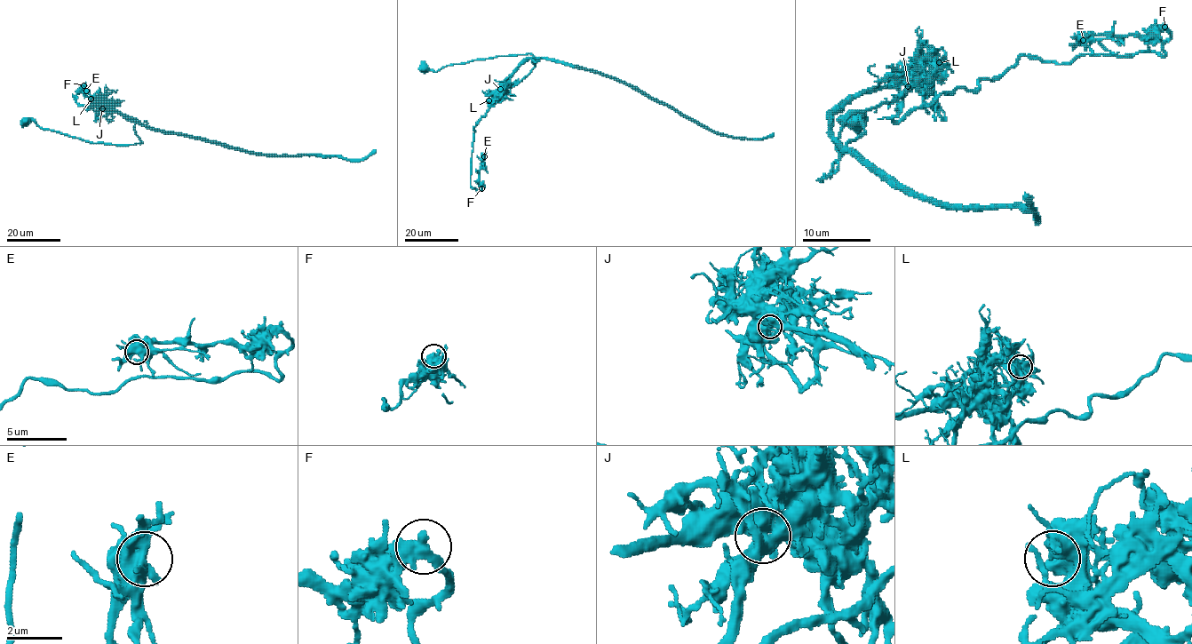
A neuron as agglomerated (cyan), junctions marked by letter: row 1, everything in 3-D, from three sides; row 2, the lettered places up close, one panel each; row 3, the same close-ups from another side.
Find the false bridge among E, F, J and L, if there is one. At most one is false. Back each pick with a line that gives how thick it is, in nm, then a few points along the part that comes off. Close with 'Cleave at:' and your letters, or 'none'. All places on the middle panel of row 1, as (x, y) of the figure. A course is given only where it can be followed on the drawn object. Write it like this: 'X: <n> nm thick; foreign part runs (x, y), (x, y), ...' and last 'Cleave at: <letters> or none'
J: 500 nm thick; foreign part runs (500, 89), (510, 84), (473, 128), (470, 186), (481, 188), (479, 181), (482, 161), (488, 172)
Cleave at: J

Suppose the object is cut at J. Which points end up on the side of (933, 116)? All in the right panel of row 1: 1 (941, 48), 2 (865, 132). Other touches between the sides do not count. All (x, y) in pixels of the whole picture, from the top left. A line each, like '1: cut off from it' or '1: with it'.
1: cut off from it
2: cut off from it

